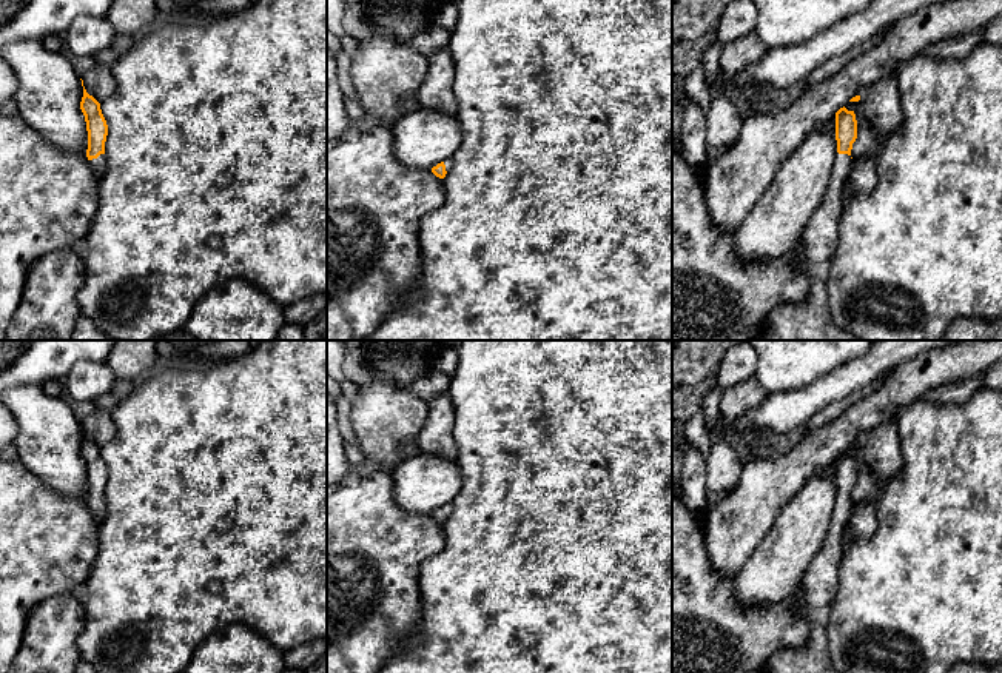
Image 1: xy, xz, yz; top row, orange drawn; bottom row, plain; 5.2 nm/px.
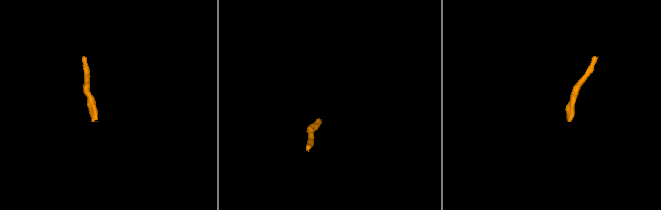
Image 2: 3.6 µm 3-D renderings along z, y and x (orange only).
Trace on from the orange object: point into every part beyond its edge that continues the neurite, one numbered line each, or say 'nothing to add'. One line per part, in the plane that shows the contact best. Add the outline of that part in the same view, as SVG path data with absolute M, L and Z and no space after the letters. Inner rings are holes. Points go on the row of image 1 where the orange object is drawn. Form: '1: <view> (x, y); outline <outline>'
1: yz (810, 319); outline M837 152L826 194L802 234L792 265L809 279L805 300L780 303L768 316L765 331L757 340L860 340L856 334L832 323L826 291L839 245L843 188L851 166L851 156Z

